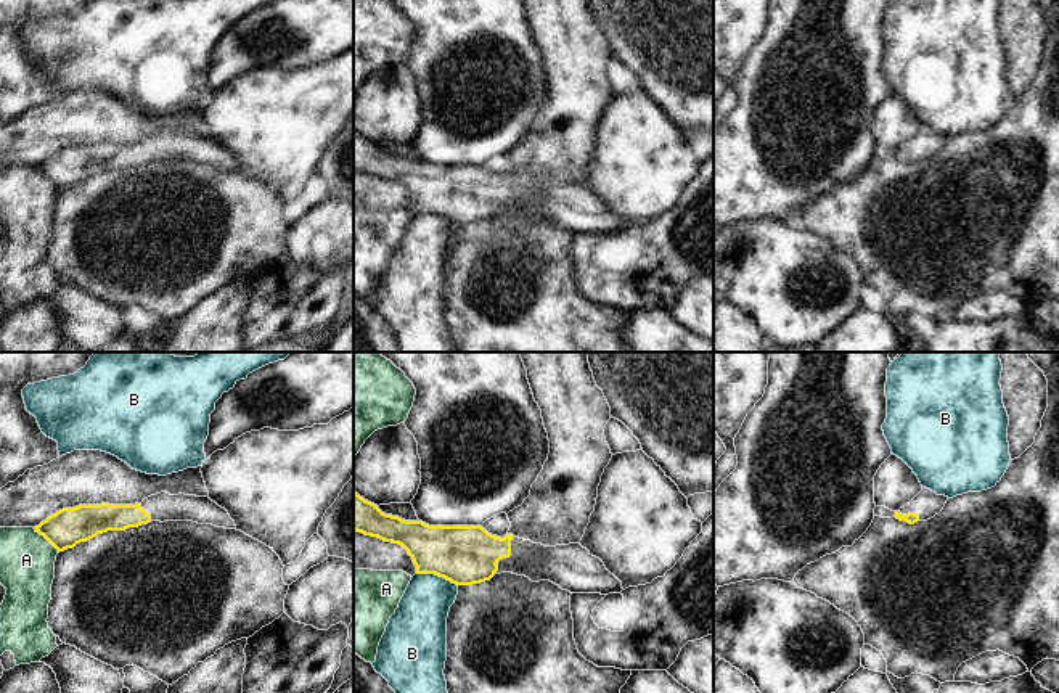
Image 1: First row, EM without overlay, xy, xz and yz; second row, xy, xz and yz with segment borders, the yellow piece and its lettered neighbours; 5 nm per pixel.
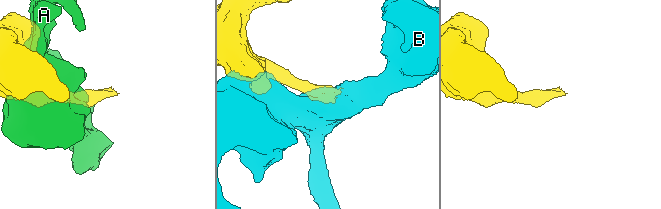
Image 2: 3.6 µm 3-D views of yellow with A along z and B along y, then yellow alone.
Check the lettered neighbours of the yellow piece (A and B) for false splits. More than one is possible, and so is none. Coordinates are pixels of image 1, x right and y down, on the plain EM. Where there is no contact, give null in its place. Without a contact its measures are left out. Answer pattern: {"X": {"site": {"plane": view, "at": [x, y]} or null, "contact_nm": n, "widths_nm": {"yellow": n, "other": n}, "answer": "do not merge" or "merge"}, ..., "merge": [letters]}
{"A": {"site": {"plane": "xy", "at": [45, 177]}, "contact_nm": 180, "widths_nm": {"yellow": 190, "other": 280}, "answer": "do not merge"}, "B": {"site": {"plane": "xz", "at": [437, 214]}, "contact_nm": 220, "widths_nm": {"yellow": 300, "other": 260}, "answer": "do not merge"}, "merge": []}

